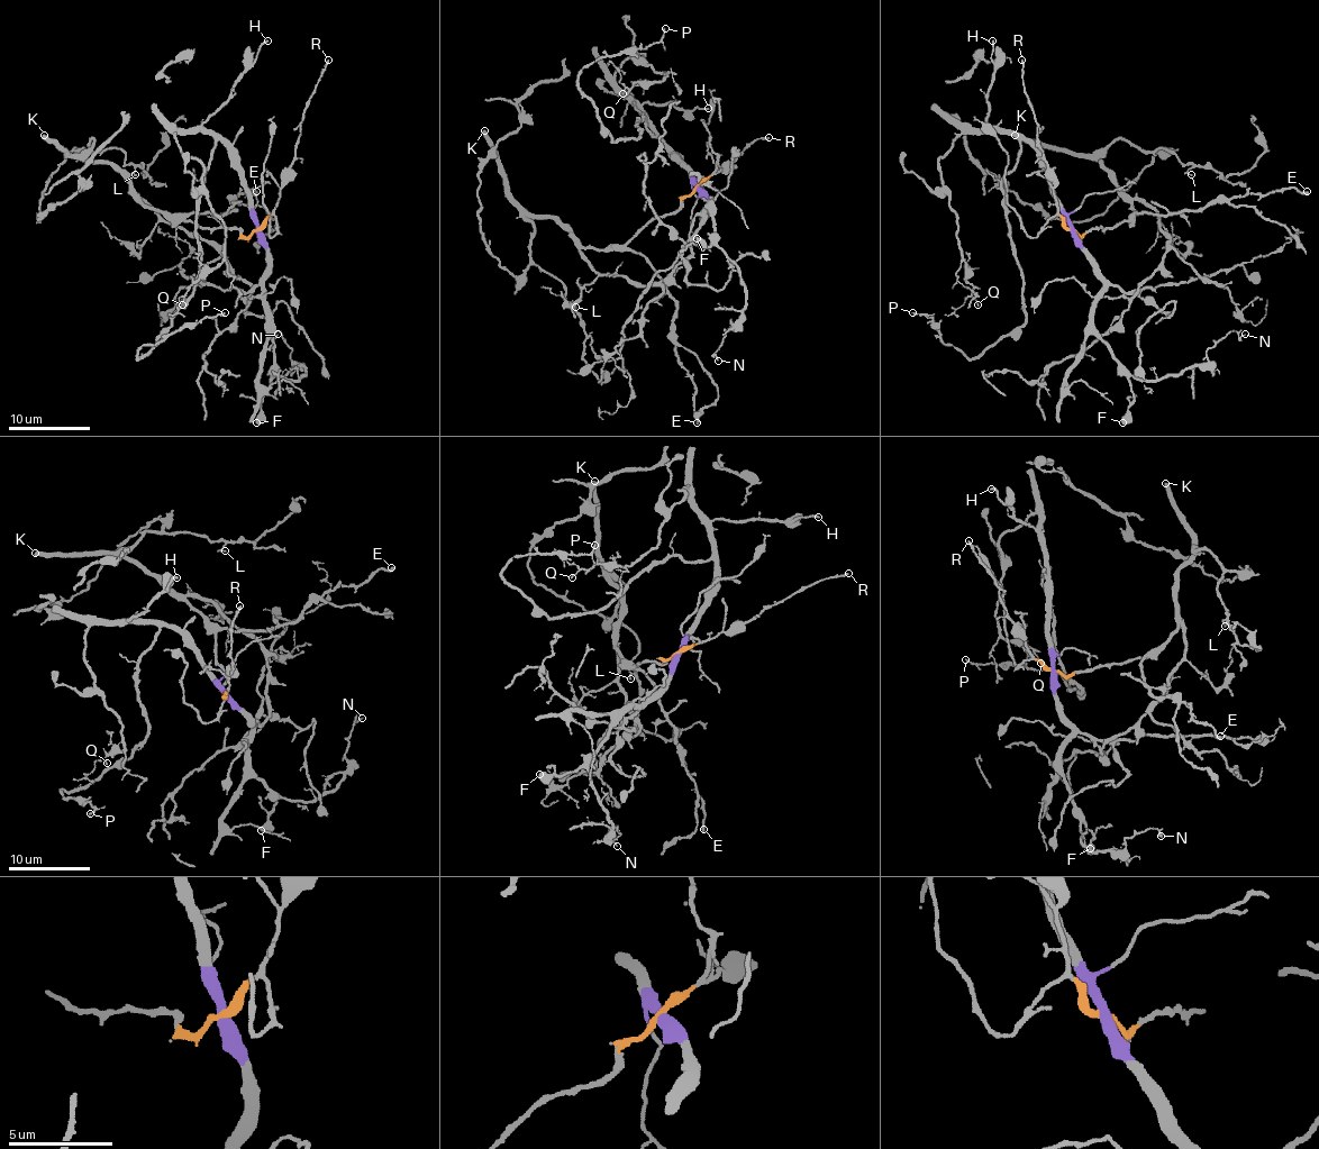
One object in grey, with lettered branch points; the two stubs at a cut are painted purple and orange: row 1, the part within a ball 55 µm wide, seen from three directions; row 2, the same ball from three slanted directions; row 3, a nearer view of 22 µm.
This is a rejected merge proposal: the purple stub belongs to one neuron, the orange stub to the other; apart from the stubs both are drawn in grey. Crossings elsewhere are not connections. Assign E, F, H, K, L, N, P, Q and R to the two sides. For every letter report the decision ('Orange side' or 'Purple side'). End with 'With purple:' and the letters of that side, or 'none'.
E: Orange side
F: Purple side
H: Purple side
K: Orange side
L: Orange side
N: Purple side
P: Purple side
Q: Purple side
R: Orange side
With purple: F, H, N, P, Q

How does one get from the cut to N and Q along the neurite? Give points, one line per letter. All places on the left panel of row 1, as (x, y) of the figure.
N: (257, 229), (267, 258), (263, 294), (274, 370), (298, 380), (305, 368), (290, 358), (292, 349), (278, 334)
Q: (257, 229), (230, 153), (210, 133), (174, 134), (200, 163), (202, 191), (225, 228), (225, 258), (182, 304)

